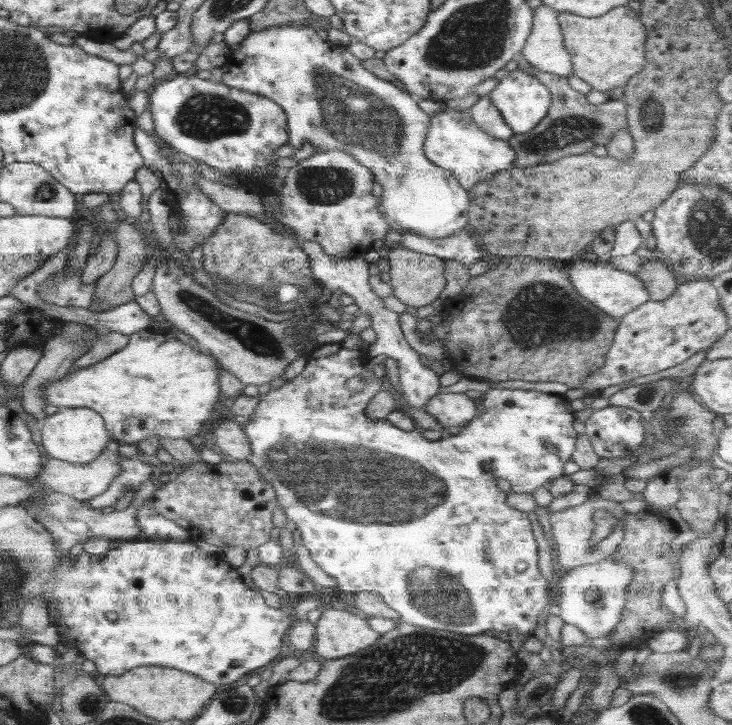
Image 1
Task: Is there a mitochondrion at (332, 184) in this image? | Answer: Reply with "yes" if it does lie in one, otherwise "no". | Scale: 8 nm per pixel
yes

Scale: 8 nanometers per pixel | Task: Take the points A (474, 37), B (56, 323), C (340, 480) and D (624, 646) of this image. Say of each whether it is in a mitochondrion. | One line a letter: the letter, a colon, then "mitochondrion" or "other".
A: mitochondrion
B: other
C: mitochondrion
D: other

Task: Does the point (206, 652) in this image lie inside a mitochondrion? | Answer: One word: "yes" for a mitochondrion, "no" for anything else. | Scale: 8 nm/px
no

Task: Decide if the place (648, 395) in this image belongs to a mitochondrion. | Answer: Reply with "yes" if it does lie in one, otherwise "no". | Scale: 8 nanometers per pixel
yes

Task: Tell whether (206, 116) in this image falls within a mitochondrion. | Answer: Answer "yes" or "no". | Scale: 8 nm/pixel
yes

